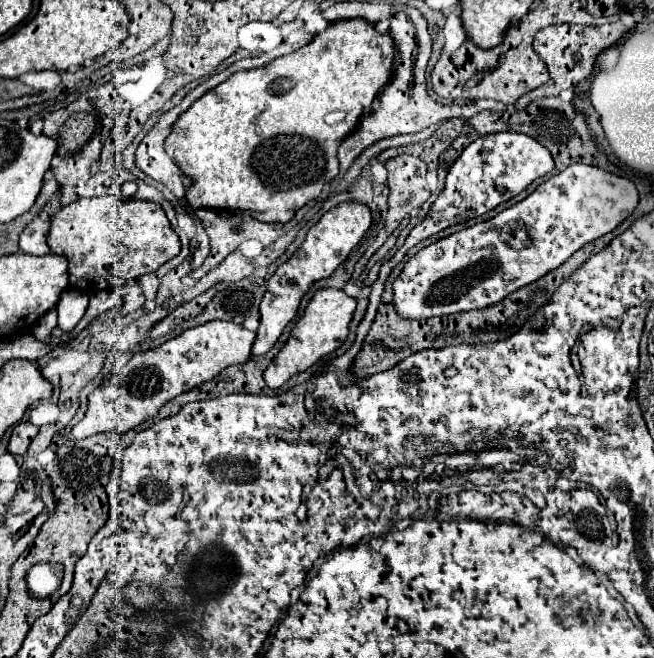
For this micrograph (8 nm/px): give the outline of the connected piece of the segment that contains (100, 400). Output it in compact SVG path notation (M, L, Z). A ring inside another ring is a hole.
M211 321L191 327L159 347L135 353L119 373L111 375L103 381L103 385L89 393L87 413L77 425L73 425L71 435L75 439L85 439L103 431L117 431L119 435L127 433L129 429L155 417L157 411L173 397L211 381L229 365L249 361L253 341L255 333L247 331L243 325Z

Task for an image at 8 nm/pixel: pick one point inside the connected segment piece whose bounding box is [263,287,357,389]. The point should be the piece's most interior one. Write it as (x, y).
(324, 326)

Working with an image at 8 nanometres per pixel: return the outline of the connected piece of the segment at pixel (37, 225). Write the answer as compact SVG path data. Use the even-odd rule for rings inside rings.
M45 207L41 211L41 215L25 227L25 231L21 233L21 239L19 239L19 245L21 245L23 253L29 253L29 255L47 255L47 253L51 253L51 249L47 245L47 231L49 231L51 215L53 215L51 209Z

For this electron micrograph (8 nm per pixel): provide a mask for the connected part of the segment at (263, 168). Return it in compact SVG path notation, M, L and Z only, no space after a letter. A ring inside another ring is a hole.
M343 19L343 21L331 23L323 33L315 35L315 39L311 43L307 43L305 47L301 47L301 49L297 49L297 51L293 51L289 55L283 55L279 59L273 59L267 67L235 73L227 81L223 81L219 87L215 87L209 93L205 93L201 99L197 99L195 105L191 105L175 121L169 137L165 139L165 151L177 163L177 167L181 167L181 171L191 179L191 185L189 185L189 189L185 193L187 203L193 209L199 209L199 207L217 209L217 211L221 211L221 209L241 209L241 211L245 211L247 209L259 221L265 221L265 223L285 223L285 221L289 221L295 215L297 209L301 209L303 205L313 201L321 193L323 185L329 183L339 173L337 147L357 127L357 123L363 117L363 113L371 111L371 105L373 105L375 97L379 95L381 87L391 77L393 57L395 57L395 47L393 47L391 35L377 33L375 27L371 23L367 23L365 19Z

